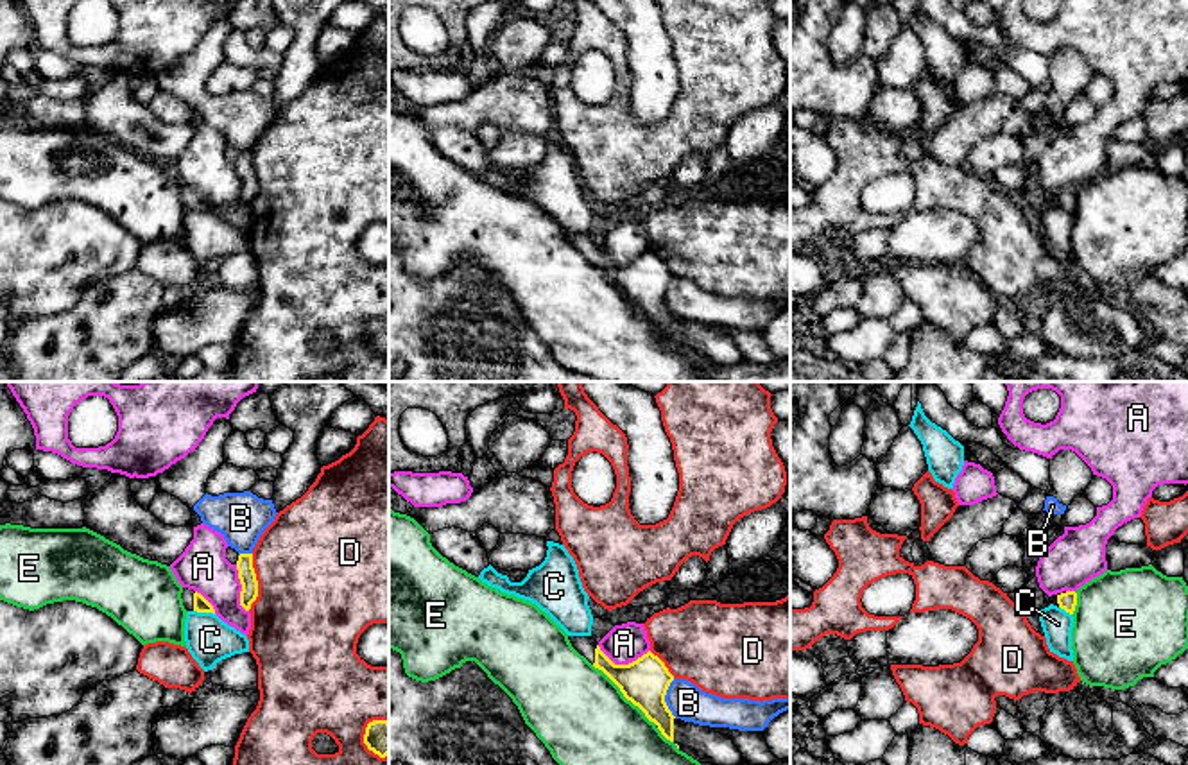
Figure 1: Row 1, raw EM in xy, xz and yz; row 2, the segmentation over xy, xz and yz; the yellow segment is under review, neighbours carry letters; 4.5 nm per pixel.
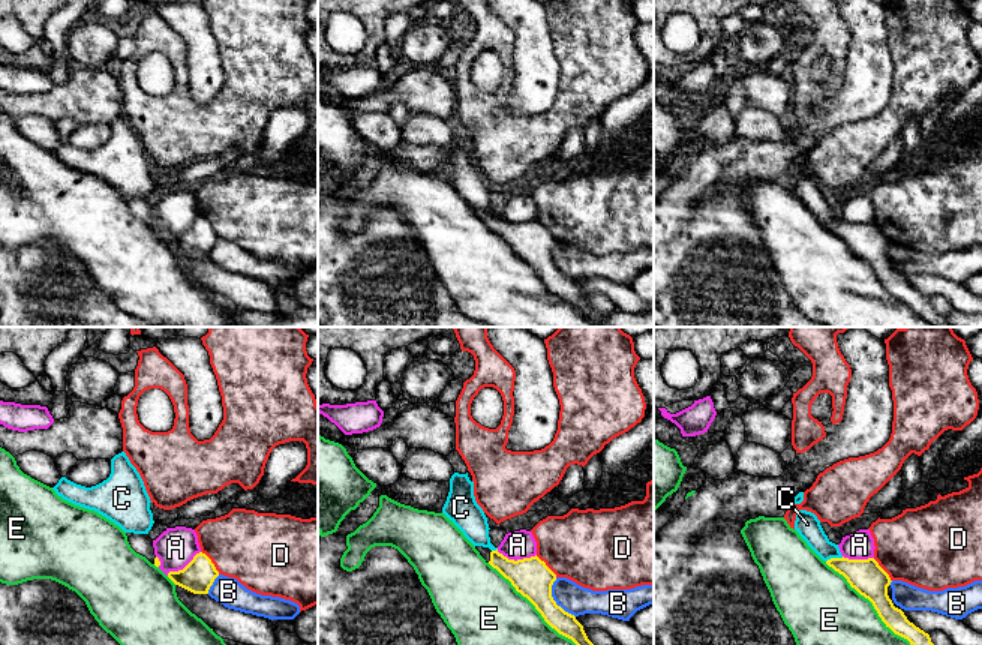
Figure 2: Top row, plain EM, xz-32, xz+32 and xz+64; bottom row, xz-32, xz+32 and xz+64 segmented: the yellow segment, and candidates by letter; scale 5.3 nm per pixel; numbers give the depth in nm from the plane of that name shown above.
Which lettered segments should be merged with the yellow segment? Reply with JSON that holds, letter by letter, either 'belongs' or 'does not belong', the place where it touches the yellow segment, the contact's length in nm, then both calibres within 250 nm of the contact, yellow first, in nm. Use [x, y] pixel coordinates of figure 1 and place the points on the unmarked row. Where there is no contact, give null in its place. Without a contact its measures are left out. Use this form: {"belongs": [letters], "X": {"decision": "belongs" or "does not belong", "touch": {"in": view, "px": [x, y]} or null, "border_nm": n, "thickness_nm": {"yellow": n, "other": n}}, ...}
{"belongs": [], "A": {"decision": "does not belong", "touch": {"in": "xz", "px": [624, 264]}, "border_nm": 240, "thickness_nm": {"yellow": 200, "other": 180}}, "B": {"decision": "does not belong", "touch": {"in": "xz", "px": [663, 296]}, "border_nm": 180, "thickness_nm": {"yellow": 200, "other": 160}}, "C": {"decision": "does not belong", "touch": {"in": "xy", "px": [205, 210]}, "border_nm": 100, "thickness_nm": {"yellow": 70, "other": 200}}, "D": {"decision": "does not belong", "touch": {"in": "xy", "px": [257, 181]}, "border_nm": 260, "thickness_nm": {"yellow": 80, "other": 500}}, "E": {"decision": "does not belong", "touch": {"in": "xz", "px": [624, 294]}, "border_nm": 400, "thickness_nm": {"yellow": 200, "other": 420}}}

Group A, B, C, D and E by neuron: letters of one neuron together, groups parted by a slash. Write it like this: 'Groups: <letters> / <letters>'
Groups: A / B / C / D / E

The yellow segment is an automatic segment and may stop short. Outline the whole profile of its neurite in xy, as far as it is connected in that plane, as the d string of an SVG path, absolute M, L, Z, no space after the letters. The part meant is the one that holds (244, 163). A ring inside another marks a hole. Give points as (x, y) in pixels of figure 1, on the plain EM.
M240 152L237 159L238 177L242 183L240 204L249 210L258 195L258 179L253 167L253 152Z

